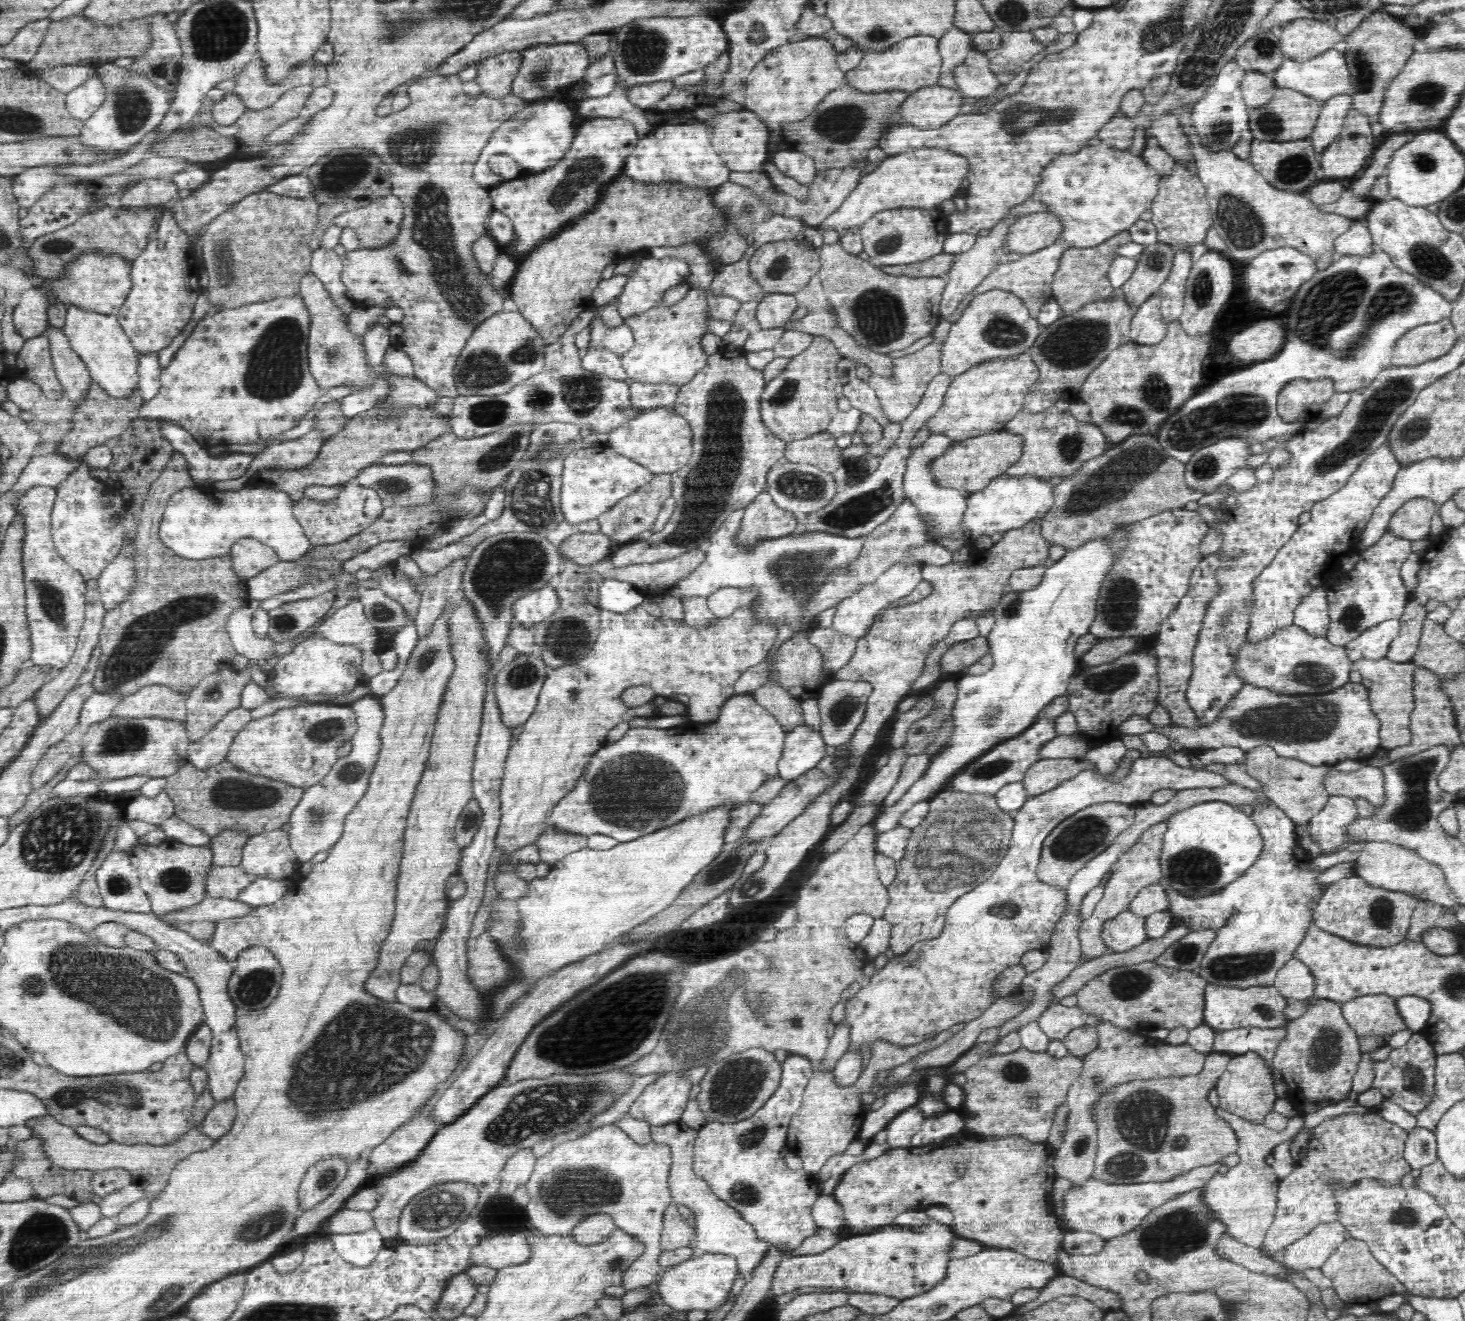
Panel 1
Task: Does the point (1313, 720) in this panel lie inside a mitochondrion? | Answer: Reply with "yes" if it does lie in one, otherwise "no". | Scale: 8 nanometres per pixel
yes

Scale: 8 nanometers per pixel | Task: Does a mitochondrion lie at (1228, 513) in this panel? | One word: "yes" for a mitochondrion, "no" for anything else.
no

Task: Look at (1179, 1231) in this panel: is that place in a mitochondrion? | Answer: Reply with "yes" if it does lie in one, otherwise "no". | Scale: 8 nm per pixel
yes

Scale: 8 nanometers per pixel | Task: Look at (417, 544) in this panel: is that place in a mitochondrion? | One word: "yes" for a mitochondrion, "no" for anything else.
no

